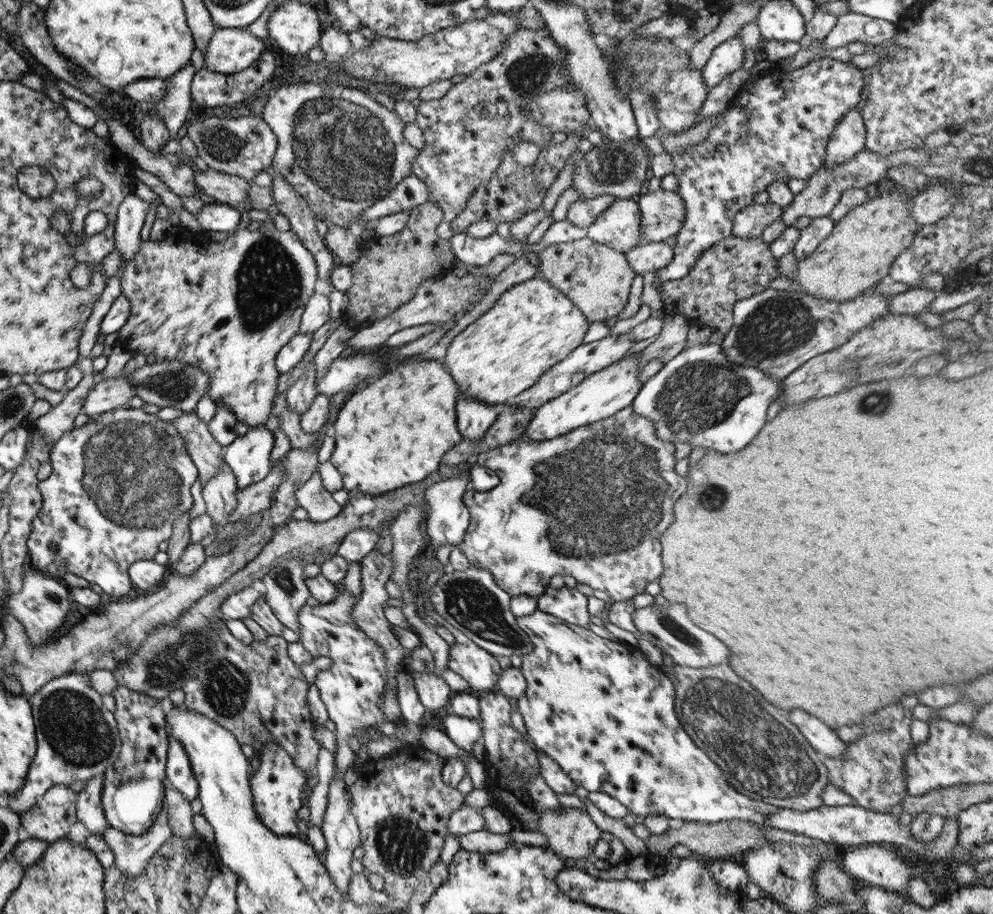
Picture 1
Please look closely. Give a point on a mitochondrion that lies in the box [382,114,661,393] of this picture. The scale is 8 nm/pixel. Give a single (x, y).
(616, 166)

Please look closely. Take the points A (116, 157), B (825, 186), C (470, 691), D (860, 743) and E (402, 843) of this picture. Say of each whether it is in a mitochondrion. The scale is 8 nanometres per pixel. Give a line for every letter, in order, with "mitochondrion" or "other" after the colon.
A: other
B: mitochondrion
C: other
D: other
E: mitochondrion

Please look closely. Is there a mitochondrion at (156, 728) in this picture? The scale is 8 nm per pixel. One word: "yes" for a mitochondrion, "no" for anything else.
no

